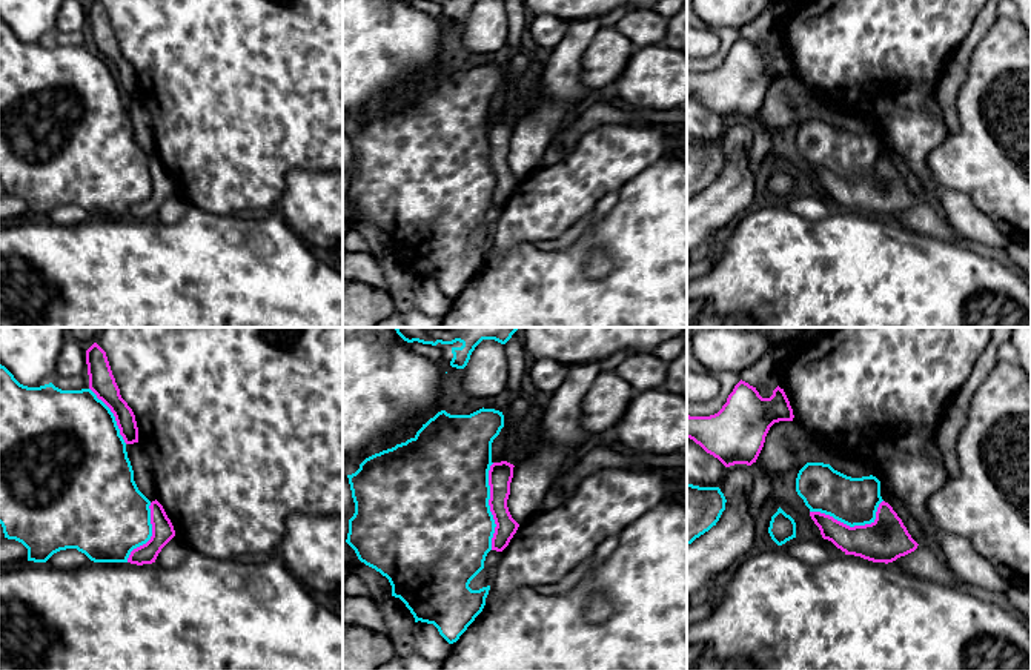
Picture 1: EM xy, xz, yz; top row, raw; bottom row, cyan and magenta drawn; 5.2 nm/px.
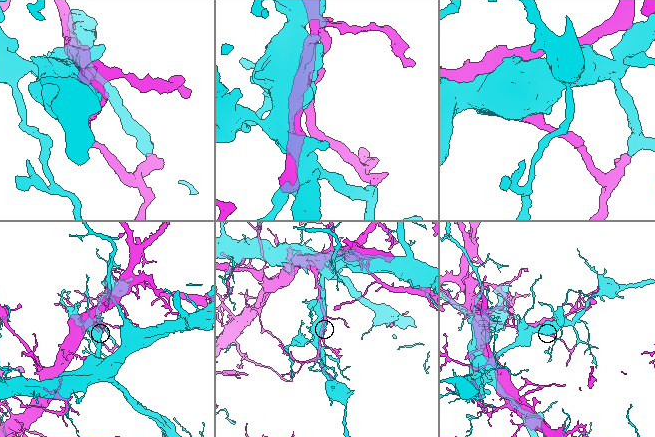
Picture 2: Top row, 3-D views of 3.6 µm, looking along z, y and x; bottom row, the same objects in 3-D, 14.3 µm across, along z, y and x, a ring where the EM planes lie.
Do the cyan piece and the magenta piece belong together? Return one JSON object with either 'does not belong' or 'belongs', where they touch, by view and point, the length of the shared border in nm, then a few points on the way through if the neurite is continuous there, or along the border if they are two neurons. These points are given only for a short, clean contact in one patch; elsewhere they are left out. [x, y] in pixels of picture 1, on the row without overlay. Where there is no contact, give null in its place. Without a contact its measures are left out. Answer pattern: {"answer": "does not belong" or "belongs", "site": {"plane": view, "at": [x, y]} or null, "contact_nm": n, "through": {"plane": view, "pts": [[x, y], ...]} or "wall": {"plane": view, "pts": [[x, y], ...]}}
{"answer": "does not belong", "site": {"plane": "xz", "at": [489, 162]}, "contact_nm": 460}

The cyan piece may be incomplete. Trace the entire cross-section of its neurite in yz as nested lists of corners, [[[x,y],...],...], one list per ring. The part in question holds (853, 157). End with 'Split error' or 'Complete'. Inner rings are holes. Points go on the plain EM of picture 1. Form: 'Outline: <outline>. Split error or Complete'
Outline: [[[807,118],[799,126],[796,148],[810,168],[830,171],[850,183],[874,178],[883,157],[876,132],[851,134],[824,118]]]. Complete

